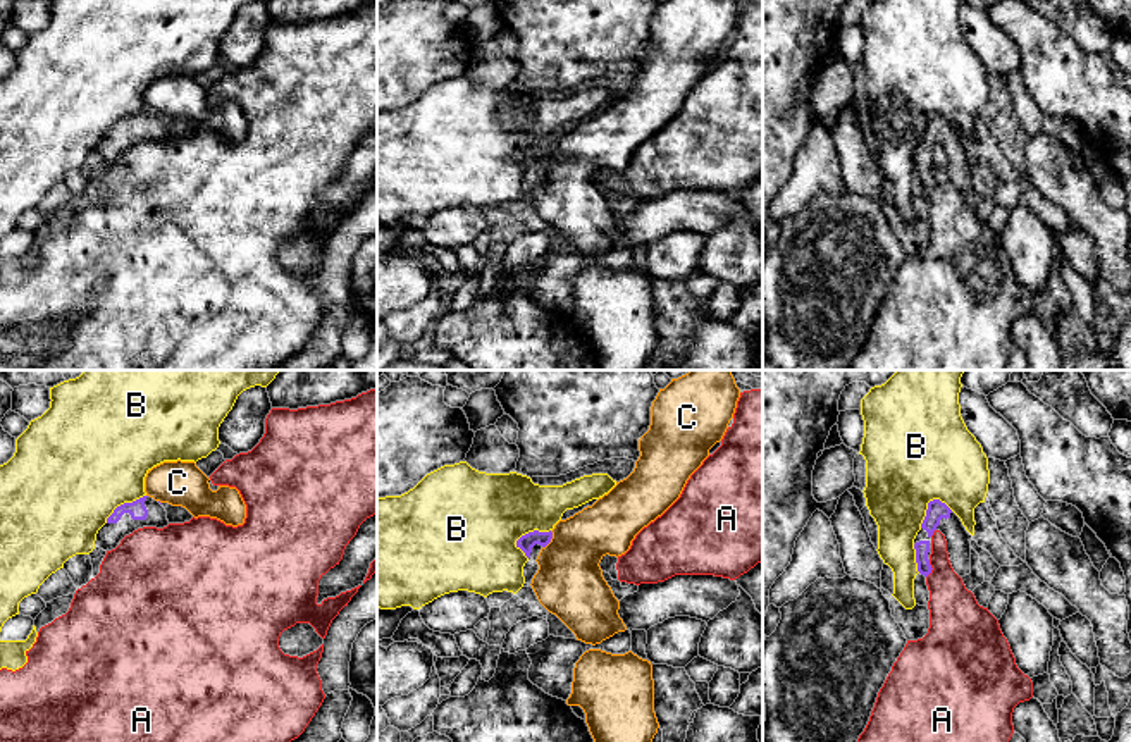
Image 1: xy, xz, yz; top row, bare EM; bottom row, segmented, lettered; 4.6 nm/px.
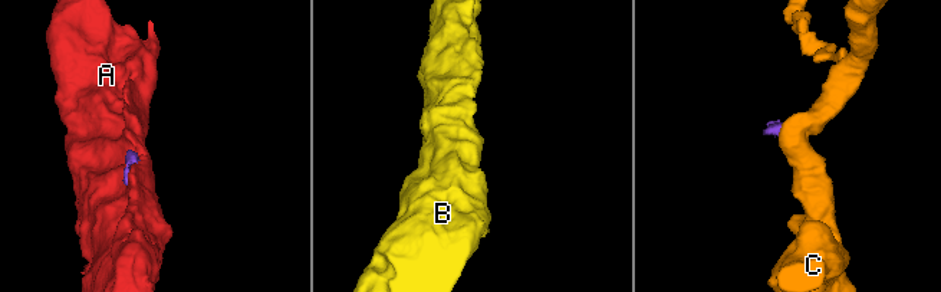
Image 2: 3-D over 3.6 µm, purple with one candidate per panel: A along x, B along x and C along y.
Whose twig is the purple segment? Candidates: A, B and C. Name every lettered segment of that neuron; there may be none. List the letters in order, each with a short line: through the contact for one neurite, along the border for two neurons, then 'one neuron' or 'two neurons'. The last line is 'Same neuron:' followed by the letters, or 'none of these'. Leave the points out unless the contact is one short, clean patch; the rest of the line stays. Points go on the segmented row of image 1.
A: line yz (930, 560), (932, 572), (927, 577); two neurons
B: line xz (550, 529), (529, 531), (515, 546); two neurons
C: line xz (551, 531), (551, 539), (543, 548); two neurons
Same neuron: none of these

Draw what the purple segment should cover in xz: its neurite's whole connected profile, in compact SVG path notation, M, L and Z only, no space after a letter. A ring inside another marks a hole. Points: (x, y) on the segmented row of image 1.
M534 530L534 532L528 532L525 535L522 535L518 541L516 541L516 547L520 547L525 556L528 558L528 561L535 561L541 549L546 547L553 539L553 532L539 532L539 530Z

